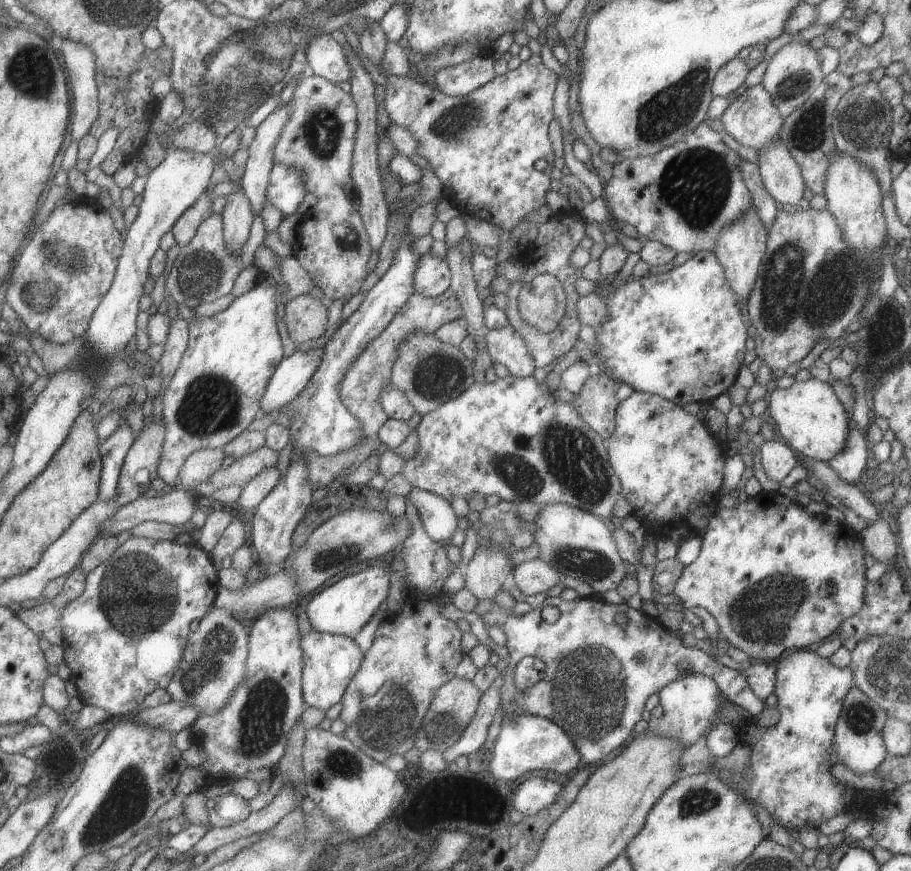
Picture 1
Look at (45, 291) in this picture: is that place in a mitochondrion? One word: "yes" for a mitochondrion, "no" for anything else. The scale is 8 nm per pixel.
yes

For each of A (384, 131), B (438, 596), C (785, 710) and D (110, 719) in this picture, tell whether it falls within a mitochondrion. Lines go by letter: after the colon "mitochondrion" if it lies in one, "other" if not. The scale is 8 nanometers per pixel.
A: other
B: other
C: other
D: other

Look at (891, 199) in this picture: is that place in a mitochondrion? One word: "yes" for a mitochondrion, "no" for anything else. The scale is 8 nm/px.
no

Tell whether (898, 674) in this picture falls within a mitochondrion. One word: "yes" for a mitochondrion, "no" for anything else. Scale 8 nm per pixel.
yes

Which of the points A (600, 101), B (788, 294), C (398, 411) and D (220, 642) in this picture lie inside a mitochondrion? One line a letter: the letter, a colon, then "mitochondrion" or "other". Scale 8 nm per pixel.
A: other
B: mitochondrion
C: other
D: mitochondrion

